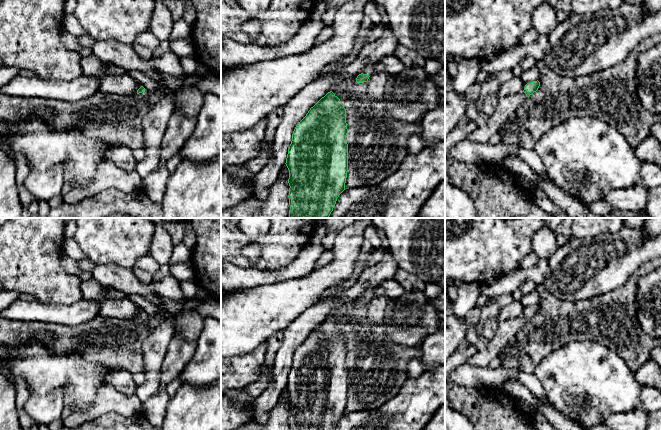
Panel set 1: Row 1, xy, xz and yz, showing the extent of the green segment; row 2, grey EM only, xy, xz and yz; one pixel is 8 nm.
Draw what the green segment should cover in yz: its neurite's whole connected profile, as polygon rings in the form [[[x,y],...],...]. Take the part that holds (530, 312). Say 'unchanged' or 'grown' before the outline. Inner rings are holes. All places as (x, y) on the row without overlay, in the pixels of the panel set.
grown; [[[540,306],[527,307],[524,314],[516,319],[500,322],[497,332],[484,351],[477,351],[466,363],[477,367],[488,367],[490,362],[499,356],[505,345],[515,338],[523,325],[538,314]]]

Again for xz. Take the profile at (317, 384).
unchanged; [[[332,315],[322,321],[306,340],[296,349],[288,373],[286,390],[289,394],[289,429],[290,430],[335,430],[337,422],[345,414],[348,395],[348,357],[346,333]]]

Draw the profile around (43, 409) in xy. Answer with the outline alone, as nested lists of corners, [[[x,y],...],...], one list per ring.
[[[56,388],[45,395],[31,393],[24,407],[25,412],[38,425],[49,425],[61,418],[64,408],[65,397],[62,388]]]

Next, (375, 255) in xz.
[[[382,246],[378,247],[378,248],[373,248],[369,252],[368,258],[365,261],[366,267],[373,266],[373,265],[379,263],[383,259],[386,251],[387,250],[384,249]]]

